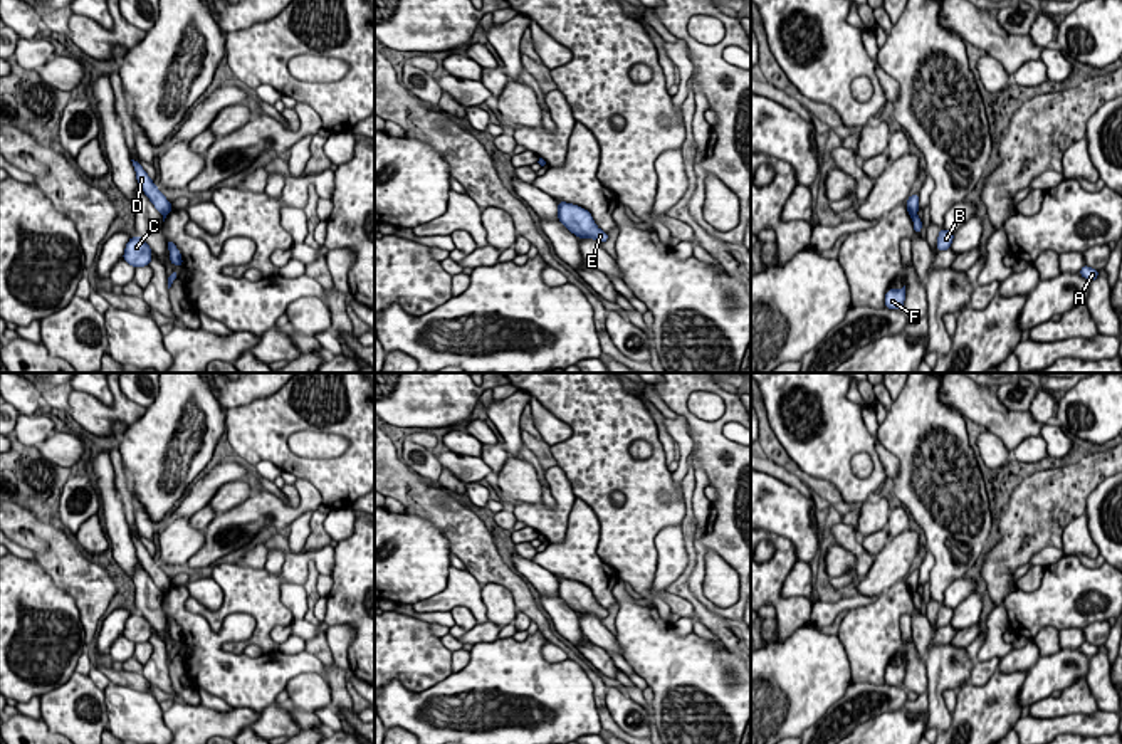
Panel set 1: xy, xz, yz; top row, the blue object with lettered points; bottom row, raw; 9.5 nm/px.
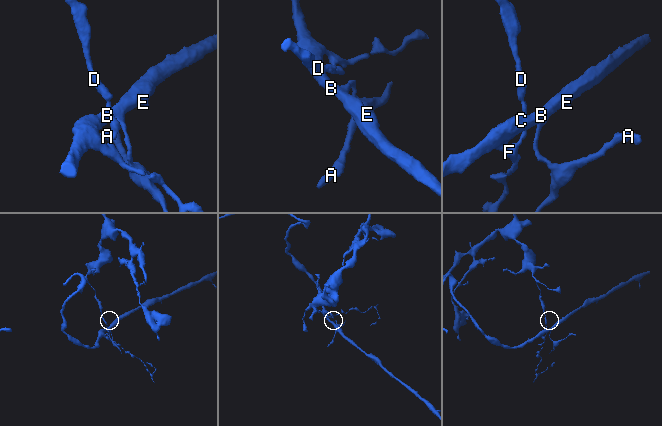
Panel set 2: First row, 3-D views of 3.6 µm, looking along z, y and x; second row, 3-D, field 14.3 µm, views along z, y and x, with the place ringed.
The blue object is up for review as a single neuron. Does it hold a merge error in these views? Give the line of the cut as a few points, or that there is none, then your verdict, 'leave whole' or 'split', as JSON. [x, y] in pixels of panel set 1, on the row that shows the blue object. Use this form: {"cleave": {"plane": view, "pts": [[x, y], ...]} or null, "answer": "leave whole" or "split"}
{"cleave": {"plane": "yz", "pts": [[916, 214], [912, 217]]}, "answer": "split"}

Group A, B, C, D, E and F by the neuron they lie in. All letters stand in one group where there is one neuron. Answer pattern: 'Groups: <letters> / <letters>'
Groups: A B C E F / D

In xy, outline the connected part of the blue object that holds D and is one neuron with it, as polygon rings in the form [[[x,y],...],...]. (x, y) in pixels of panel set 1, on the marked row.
[[[131,160],[134,171],[136,171],[136,180],[144,191],[144,195],[149,198],[149,202],[155,205],[155,208],[166,217],[173,208],[171,203],[166,200],[166,196],[158,190],[158,186],[153,183],[153,180],[148,176],[148,173],[143,170],[143,166]]]

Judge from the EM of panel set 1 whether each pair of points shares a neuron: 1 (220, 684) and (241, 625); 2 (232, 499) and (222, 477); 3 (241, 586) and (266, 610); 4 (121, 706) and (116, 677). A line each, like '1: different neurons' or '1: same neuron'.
1: same neuron
2: different neurons
3: same neuron
4: different neurons

